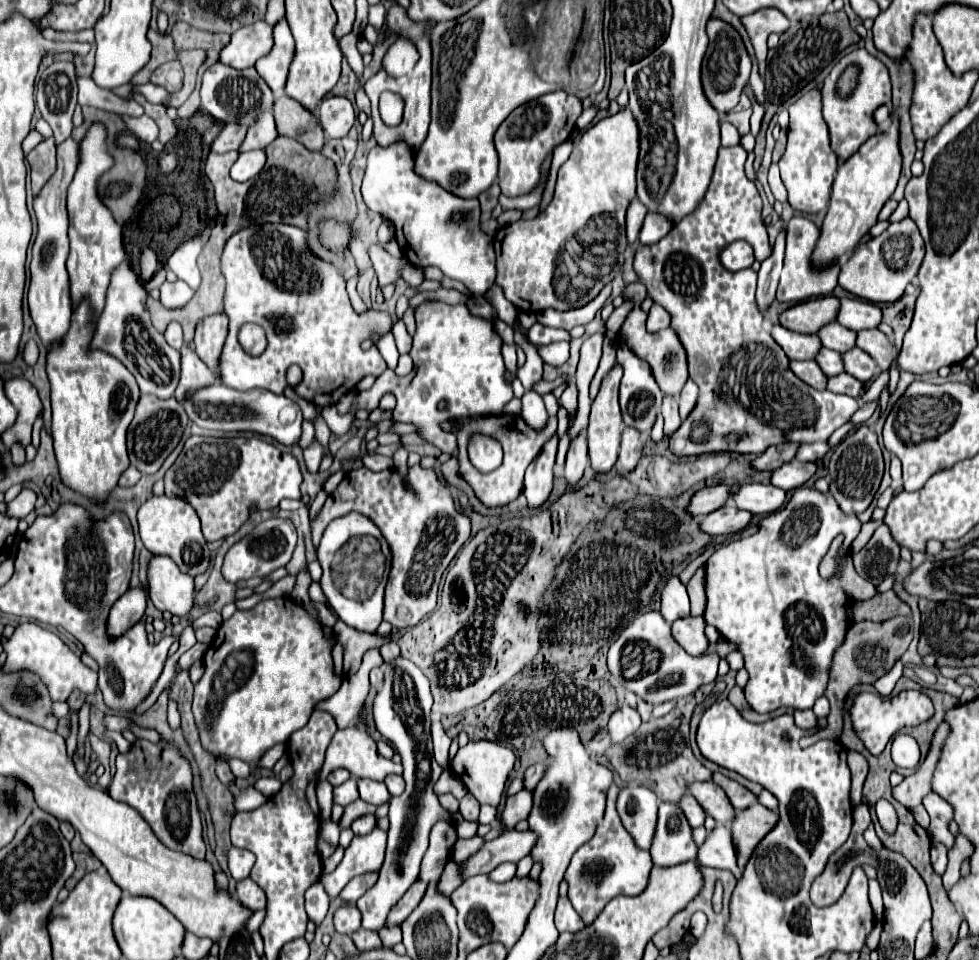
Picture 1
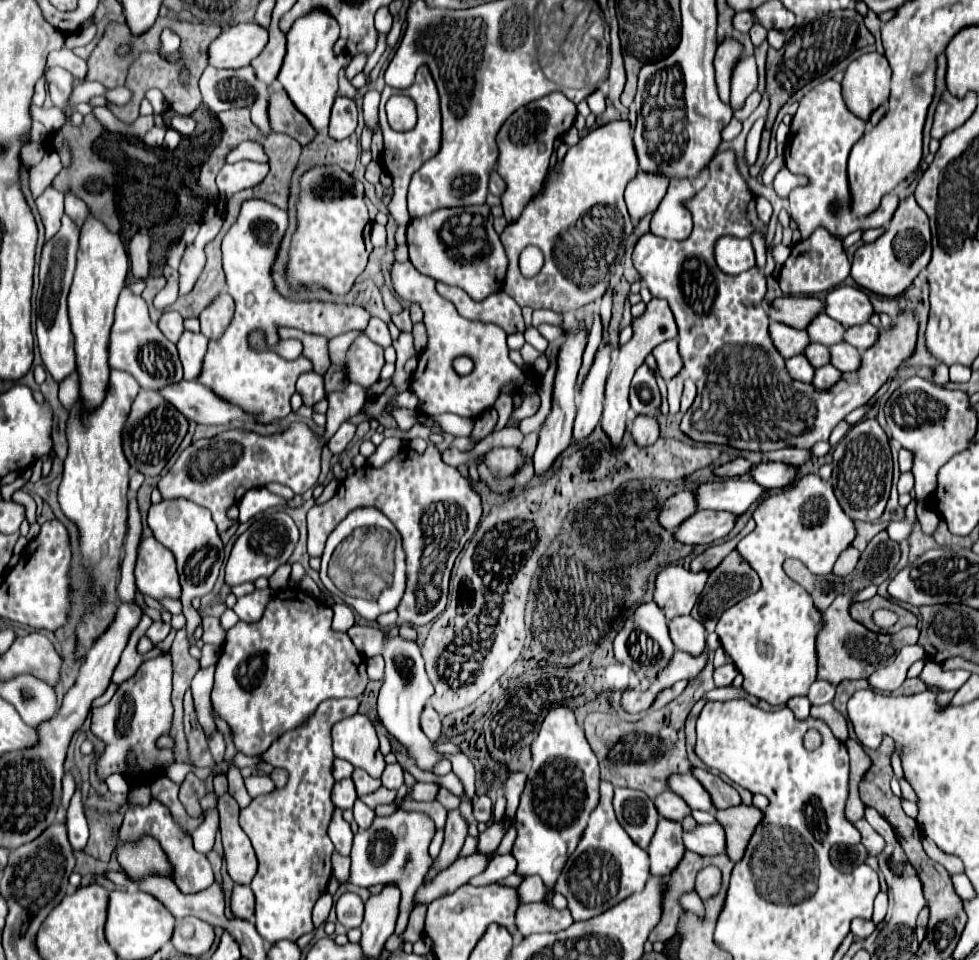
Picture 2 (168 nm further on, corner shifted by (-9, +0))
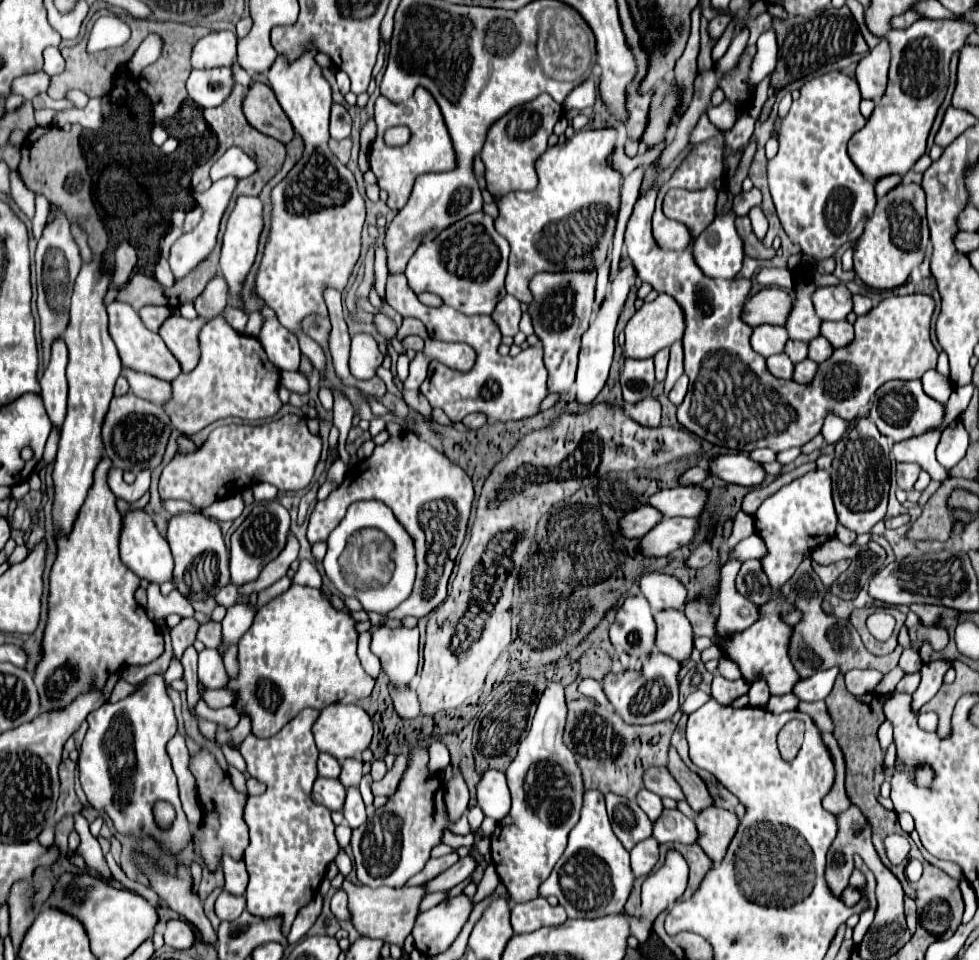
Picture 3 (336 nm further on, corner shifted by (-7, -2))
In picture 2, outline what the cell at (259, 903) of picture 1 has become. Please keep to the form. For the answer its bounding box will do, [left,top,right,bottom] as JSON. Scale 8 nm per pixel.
[230,886,254,920]

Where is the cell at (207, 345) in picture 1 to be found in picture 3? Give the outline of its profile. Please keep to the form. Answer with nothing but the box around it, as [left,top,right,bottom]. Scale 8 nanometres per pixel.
[194,274,228,320]

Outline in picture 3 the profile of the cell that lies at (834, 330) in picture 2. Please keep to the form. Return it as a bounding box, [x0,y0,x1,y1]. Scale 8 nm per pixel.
[786,282,822,342]

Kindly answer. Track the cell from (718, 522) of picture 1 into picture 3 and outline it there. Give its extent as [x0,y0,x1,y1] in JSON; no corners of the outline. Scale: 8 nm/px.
[640,518,698,556]

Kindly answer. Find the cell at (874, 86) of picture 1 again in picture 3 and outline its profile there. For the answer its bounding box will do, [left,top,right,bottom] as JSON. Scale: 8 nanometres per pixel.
[856,40,890,100]

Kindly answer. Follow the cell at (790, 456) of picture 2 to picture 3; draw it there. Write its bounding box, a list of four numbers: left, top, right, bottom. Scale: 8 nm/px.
[748,450,776,464]

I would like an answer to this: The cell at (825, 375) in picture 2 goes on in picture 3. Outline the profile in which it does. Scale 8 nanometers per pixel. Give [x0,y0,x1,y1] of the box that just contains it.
[794,360,818,384]

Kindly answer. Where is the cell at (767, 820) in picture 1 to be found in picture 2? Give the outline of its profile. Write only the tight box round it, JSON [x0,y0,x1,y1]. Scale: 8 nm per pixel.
[714,804,762,862]

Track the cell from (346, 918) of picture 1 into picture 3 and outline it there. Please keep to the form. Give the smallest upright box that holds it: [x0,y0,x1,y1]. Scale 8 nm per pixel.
[332,888,350,922]

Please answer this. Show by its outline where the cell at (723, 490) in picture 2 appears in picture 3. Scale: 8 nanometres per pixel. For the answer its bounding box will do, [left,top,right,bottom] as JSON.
[648,486,710,518]

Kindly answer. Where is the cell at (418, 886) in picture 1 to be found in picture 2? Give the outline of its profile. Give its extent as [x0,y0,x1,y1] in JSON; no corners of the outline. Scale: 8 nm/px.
[426,810,468,878]

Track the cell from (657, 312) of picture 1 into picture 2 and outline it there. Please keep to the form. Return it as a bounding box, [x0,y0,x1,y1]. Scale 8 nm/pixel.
[602,298,678,446]

